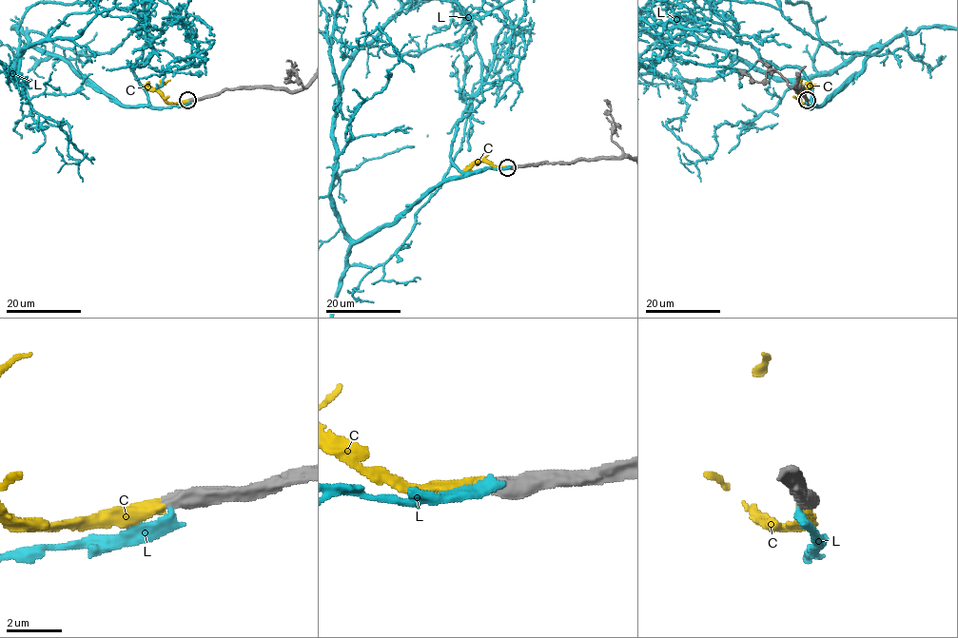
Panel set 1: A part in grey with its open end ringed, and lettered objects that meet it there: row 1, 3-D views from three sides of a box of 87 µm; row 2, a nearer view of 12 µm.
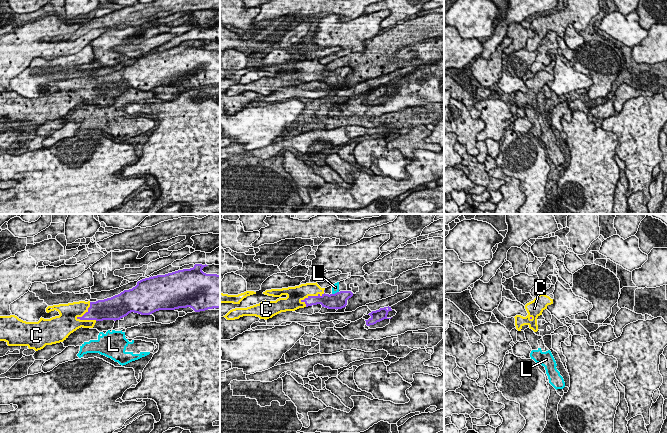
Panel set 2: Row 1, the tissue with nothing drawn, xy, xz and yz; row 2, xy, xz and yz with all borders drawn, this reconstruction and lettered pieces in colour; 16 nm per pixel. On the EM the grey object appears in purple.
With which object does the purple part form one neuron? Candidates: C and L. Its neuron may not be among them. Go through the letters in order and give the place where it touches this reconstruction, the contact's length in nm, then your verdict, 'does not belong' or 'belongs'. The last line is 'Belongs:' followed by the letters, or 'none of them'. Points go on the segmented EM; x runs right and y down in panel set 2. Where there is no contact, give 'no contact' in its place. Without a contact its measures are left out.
C: meets purple in xy at (86, 312); contact 360 nm long; belongs
L: meets purple in xz at (335, 293); contact 120 nm long; does not belong
Belongs: C

